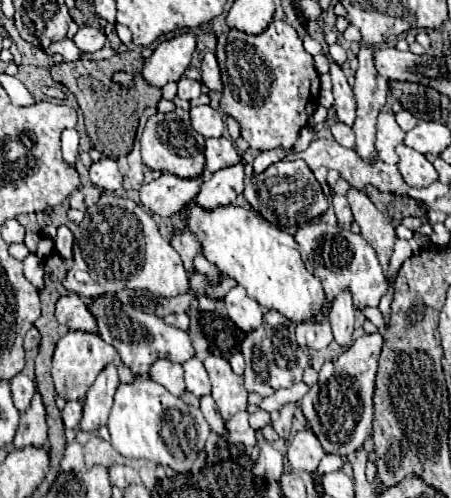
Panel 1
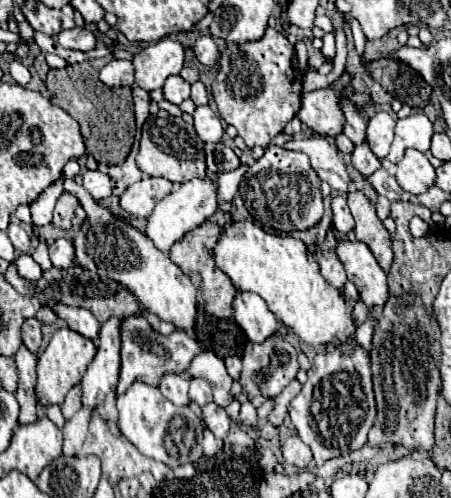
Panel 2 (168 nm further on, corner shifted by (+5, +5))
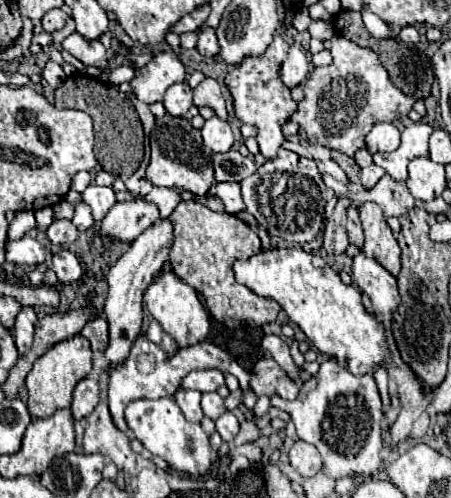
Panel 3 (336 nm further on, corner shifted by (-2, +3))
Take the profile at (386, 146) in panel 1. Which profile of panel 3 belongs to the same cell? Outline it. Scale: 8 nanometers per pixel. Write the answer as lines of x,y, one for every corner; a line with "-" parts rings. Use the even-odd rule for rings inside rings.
377,123
365,137
369,153
395,151
401,143
401,133
393,123

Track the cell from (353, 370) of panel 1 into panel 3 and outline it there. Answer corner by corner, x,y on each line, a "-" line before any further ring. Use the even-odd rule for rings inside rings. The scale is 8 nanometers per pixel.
335,359
321,363
319,373
301,385
295,401
273,397
271,405
289,413
297,427
299,439
317,447
323,455
323,471
329,477
343,475
373,475
379,471
383,441
381,441
381,399
373,375
353,375

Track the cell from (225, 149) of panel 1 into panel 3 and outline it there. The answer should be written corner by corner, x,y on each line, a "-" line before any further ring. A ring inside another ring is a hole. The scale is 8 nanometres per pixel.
231,149
227,153
215,153
213,167
215,167
217,181
237,181
237,183
241,183
245,177
249,177
257,171
257,165
253,163
253,159
243,157
235,149

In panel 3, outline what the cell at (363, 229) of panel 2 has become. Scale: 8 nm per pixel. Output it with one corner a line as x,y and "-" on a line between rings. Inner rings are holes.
363,203
359,207
361,223
365,229
363,253
379,261
391,275
399,275
401,271
401,249
389,229
379,205

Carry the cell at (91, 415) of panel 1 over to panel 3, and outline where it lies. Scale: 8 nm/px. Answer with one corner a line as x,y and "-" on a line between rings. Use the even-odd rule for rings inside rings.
159,217
151,227
147,227
131,245
131,249
109,269
109,297
105,301
105,317
109,323
109,347
105,349
105,357
109,361
109,369
119,367
129,351
133,341
141,331
143,317
143,291
151,283
151,279
161,271
161,267
169,261
169,249
173,243
173,221
169,217

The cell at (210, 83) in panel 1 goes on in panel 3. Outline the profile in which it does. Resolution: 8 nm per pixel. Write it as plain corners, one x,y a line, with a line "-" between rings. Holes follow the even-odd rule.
205,29
199,33
199,41
197,41
197,51
205,57
213,57
219,53
219,43
215,37
215,29

